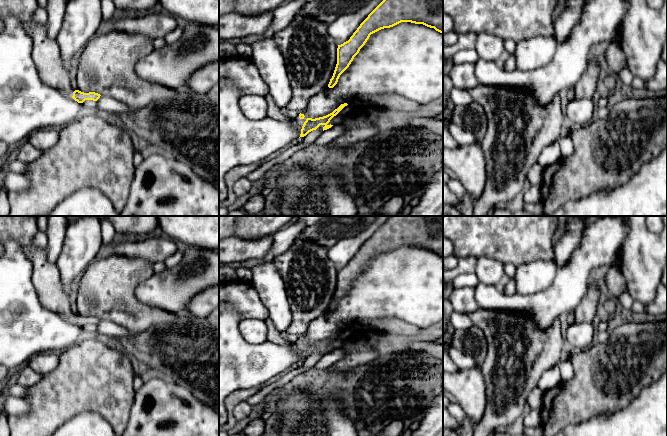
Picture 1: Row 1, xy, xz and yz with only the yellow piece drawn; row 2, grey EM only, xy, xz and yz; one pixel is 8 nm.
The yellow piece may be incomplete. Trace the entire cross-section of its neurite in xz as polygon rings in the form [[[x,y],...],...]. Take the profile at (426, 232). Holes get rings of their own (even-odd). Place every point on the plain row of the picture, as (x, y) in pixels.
[[[391,216],[360,248],[350,263],[338,269],[337,288],[328,311],[333,312],[337,308],[340,299],[349,291],[371,258],[401,246],[423,248],[443,258],[443,216]]]

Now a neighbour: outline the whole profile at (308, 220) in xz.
[[[296,216],[295,219],[302,220],[307,226],[313,226],[320,223],[322,216]]]

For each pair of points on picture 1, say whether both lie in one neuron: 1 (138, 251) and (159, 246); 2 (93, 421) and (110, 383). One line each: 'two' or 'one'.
1: one
2: two

